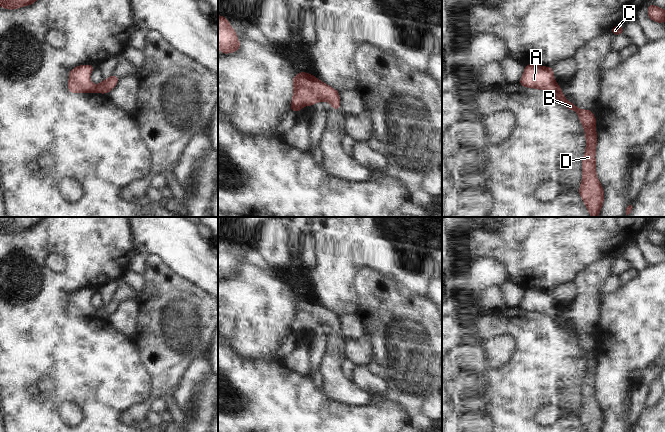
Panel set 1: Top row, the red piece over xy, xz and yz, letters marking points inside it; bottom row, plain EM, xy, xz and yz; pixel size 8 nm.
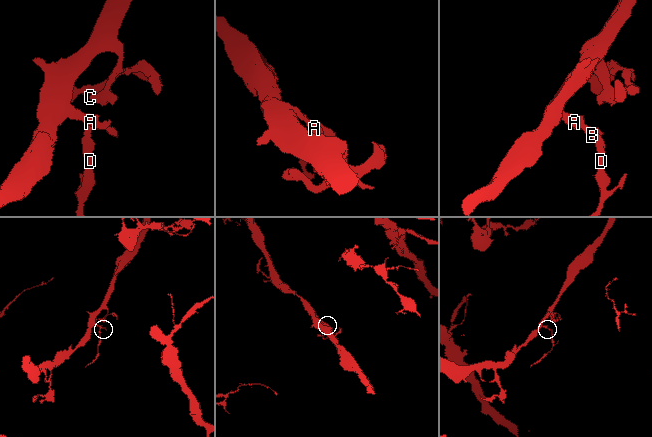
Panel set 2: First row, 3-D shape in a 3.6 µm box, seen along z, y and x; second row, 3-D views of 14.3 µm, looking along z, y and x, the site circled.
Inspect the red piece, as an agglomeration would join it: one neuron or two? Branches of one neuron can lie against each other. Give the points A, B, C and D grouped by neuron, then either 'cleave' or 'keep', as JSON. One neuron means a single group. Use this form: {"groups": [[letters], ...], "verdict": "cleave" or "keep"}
{"groups": [["A", "B", "C", "D"]], "verdict": "keep"}

